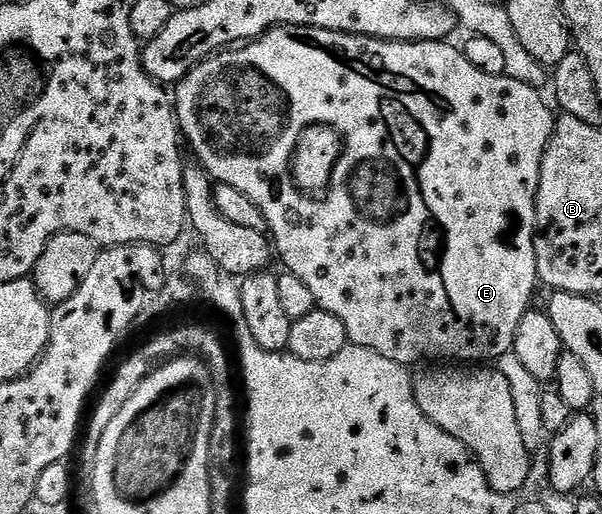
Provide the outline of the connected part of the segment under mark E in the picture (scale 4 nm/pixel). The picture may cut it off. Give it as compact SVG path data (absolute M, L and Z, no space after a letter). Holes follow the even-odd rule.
M277 26L270 28L269 31L265 31L258 39L251 39L243 42L241 45L223 49L207 57L203 63L197 63L176 84L172 91L174 112L178 114L178 129L181 138L185 140L188 147L188 142L190 142L190 147L194 150L195 157L198 158L195 160L206 168L206 174L210 176L211 180L232 185L232 189L240 189L240 193L244 193L244 197L248 197L248 201L254 202L256 209L260 209L260 213L264 213L266 231L272 236L272 247L276 252L277 258L278 255L282 258L282 263L286 266L283 268L289 274L300 277L300 281L304 281L304 285L308 285L308 290L312 292L317 310L327 311L328 313L333 313L336 317L340 317L340 322L344 324L344 329L348 333L350 343L353 346L372 349L372 353L380 353L380 357L388 357L388 361L396 361L403 365L418 363L422 358L438 359L434 361L457 361L462 365L478 365L483 361L497 361L502 354L508 354L512 351L514 338L516 337L516 328L520 325L520 317L524 317L524 313L531 310L532 303L530 303L530 298L534 295L534 286L537 288L540 283L538 270L536 269L536 245L534 244L534 232L538 230L536 225L536 193L540 185L540 165L544 161L544 153L548 149L548 141L554 132L555 112L552 110L549 102L546 104L542 100L543 92L539 88L529 87L520 81L509 79L507 75L480 73L480 69L476 69L476 65L472 65L472 61L468 61L466 54L459 48L457 51L452 44L453 42L450 41L401 43L395 39L377 39L367 35L353 35L343 31L329 31L328 29L316 29L315 27ZM311 126L332 127L341 136L341 155L335 163L334 171L331 173L330 184L321 196L322 200L318 200L320 199L318 197L311 197L305 191L302 191L294 182L294 175L291 171L291 163L294 159L297 143L300 141L301 135Z

